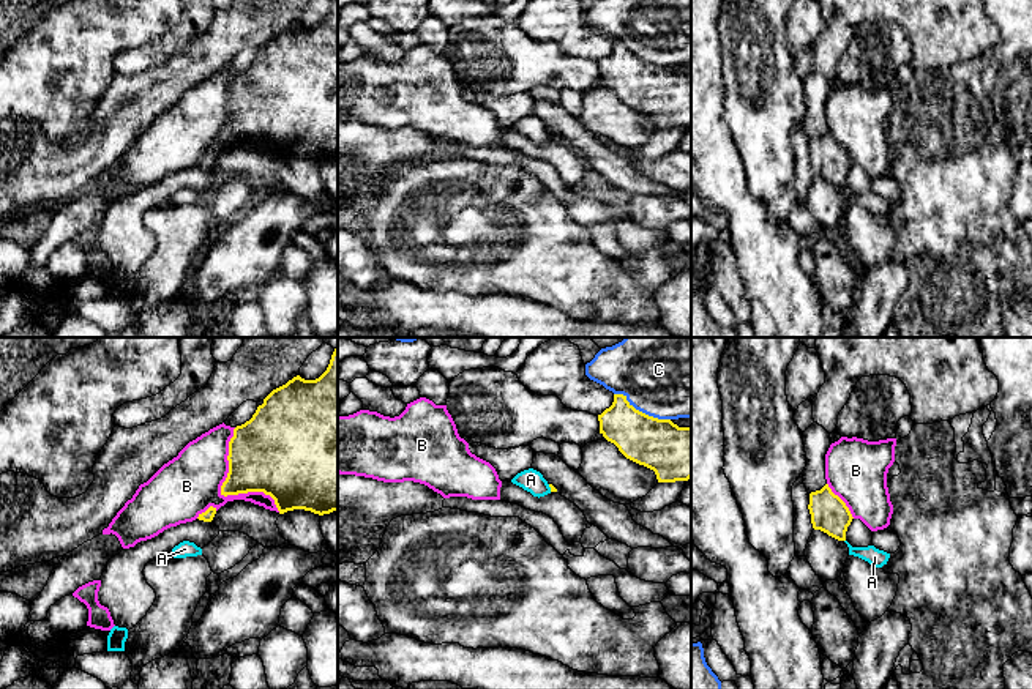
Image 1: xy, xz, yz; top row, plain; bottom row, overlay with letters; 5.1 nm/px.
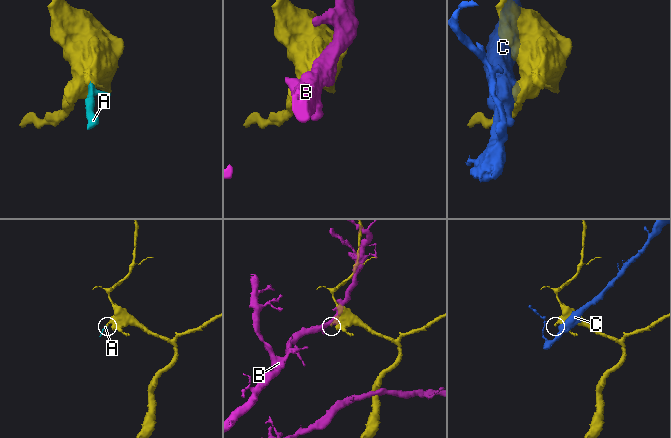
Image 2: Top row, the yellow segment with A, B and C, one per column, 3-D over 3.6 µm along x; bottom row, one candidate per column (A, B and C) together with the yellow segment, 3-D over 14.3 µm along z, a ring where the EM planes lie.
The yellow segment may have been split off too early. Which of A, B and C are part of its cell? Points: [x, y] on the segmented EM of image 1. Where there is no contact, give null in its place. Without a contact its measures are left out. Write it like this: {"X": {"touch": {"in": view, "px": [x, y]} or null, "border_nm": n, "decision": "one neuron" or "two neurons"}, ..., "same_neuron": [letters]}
{"A": {"touch": {"in": "xz", "px": [549, 486]}, "border_nm": 40, "decision": "two neurons"}, "B": {"touch": {"in": "xy", "px": [221, 492]}, "border_nm": 500, "decision": "two neurons"}, "C": {"touch": {"in": "xz", "px": [641, 412]}, "border_nm": 320, "decision": "two neurons"}, "same_neuron": []}

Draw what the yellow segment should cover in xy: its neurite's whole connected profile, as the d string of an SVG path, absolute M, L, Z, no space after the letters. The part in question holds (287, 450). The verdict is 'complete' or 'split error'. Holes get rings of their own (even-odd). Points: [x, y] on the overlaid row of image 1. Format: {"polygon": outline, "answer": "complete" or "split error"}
{"polygon": "M338 348L319 378L294 377L273 389L249 421L234 429L227 460L224 497L264 492L275 500L279 514L338 511Z", "answer": "complete"}

